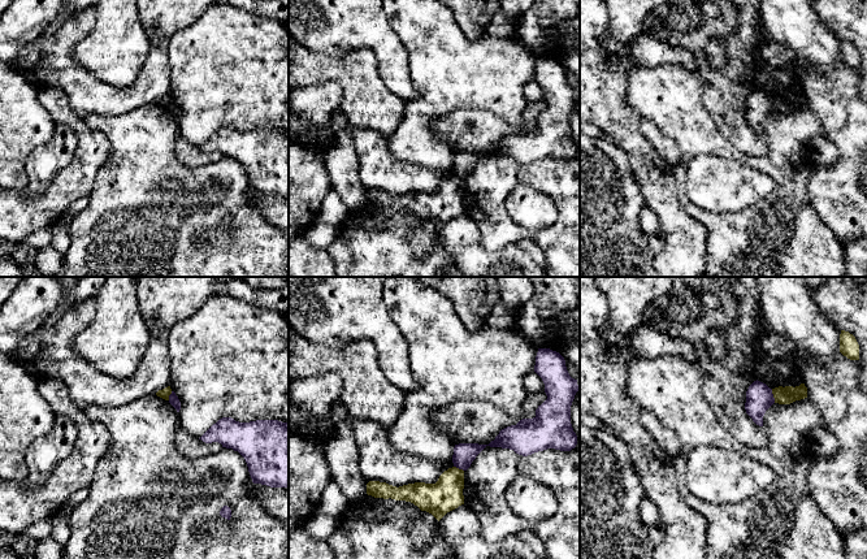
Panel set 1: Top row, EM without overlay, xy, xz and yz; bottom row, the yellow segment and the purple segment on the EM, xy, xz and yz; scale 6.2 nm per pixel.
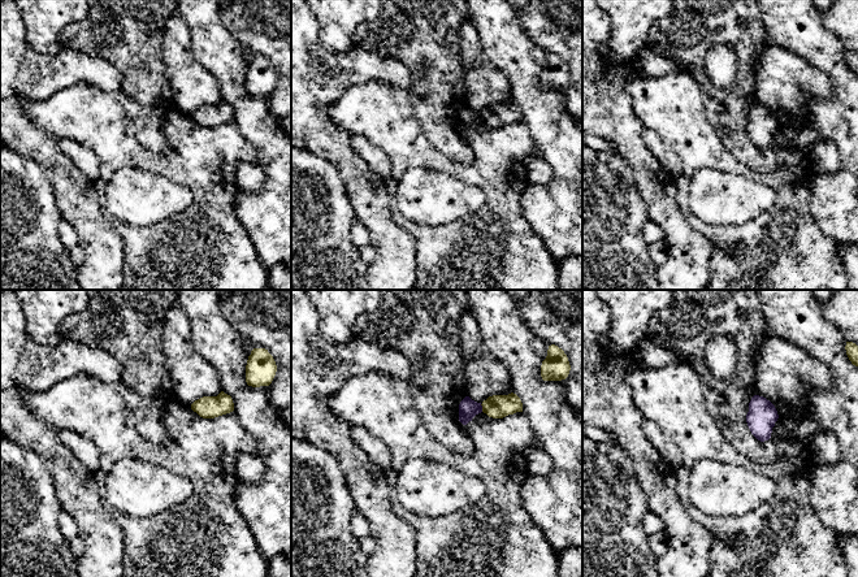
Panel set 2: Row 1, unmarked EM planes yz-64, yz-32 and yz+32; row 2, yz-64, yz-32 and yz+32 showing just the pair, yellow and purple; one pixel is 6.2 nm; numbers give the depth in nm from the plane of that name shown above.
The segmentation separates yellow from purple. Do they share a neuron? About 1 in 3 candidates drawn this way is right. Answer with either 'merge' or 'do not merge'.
do not merge

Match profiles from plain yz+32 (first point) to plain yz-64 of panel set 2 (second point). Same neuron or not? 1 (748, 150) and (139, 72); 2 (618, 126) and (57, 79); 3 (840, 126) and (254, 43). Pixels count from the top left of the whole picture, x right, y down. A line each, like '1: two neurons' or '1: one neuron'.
1: one neuron
2: one neuron
3: two neurons

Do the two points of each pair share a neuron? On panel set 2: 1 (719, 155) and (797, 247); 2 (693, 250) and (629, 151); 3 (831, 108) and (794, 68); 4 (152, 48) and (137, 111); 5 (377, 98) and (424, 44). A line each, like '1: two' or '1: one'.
1: one
2: one
3: two
4: one
5: two

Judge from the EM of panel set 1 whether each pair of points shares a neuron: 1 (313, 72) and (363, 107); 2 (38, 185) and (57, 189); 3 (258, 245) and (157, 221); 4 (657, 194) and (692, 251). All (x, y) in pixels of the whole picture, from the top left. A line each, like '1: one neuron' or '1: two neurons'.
1: one neuron
2: two neurons
3: one neuron
4: one neuron

